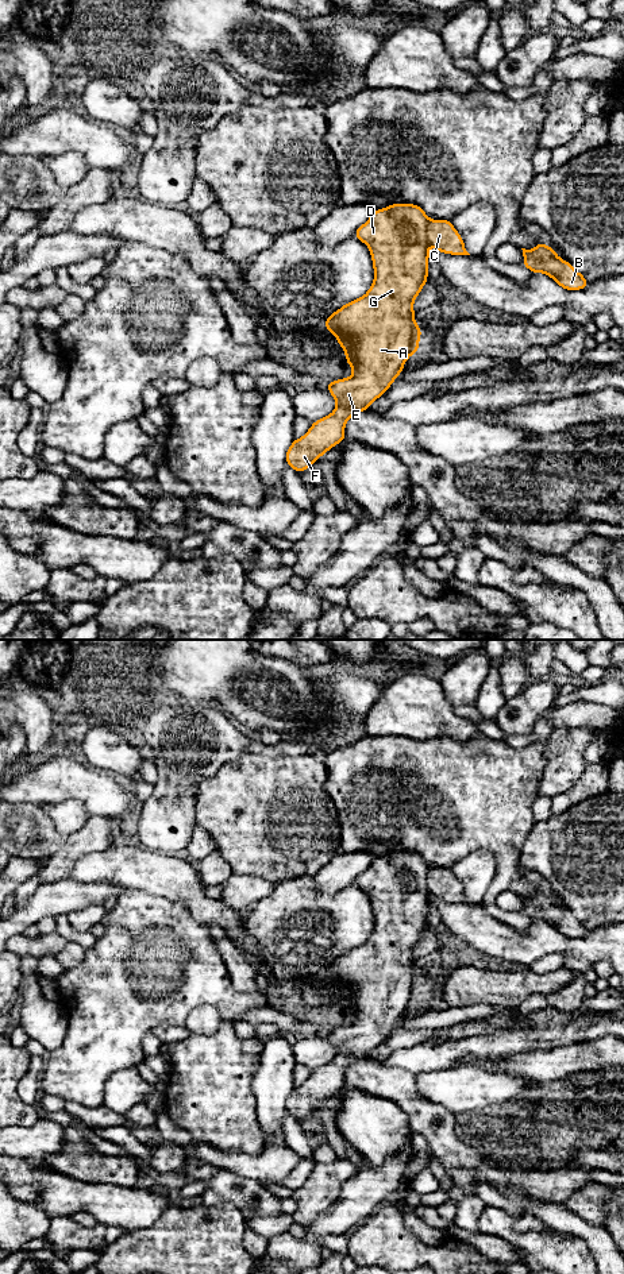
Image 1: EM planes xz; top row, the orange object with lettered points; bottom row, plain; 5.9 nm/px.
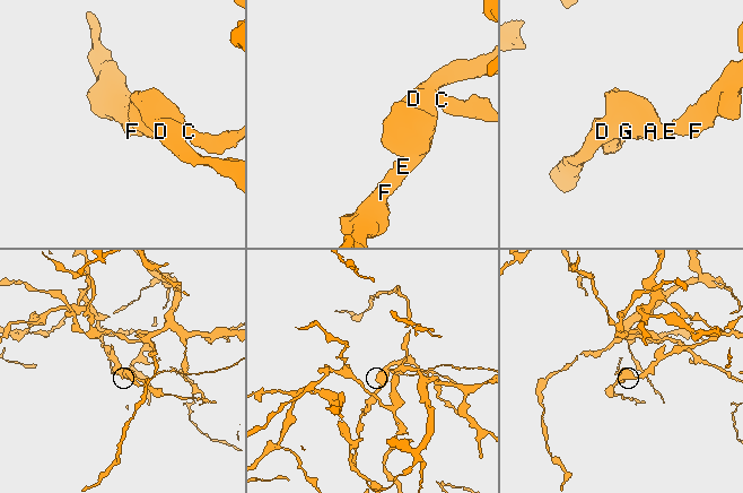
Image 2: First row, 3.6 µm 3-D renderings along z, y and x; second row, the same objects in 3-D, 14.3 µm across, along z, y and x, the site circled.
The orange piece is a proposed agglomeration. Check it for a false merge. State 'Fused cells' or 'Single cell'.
Fused cells

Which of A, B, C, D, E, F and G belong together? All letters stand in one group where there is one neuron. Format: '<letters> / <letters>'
A D E F G / B C

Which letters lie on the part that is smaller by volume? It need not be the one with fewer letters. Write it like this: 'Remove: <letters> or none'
Remove: B, C

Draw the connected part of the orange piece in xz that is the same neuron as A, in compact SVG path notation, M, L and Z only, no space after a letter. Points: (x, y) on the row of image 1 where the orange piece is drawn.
M392 204L374 209L370 219L358 227L354 236L363 242L371 255L374 281L367 293L327 317L324 328L334 333L346 352L346 363L353 368L351 378L327 383L330 394L336 399L334 412L315 422L308 432L293 440L286 451L286 464L297 474L312 467L315 462L338 443L346 440L347 420L380 398L401 374L407 359L419 350L421 328L415 323L413 301L428 278L430 217L416 204Z

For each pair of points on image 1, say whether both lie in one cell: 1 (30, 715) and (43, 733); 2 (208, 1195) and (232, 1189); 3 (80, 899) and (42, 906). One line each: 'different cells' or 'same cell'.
1: same cell
2: same cell
3: same cell

